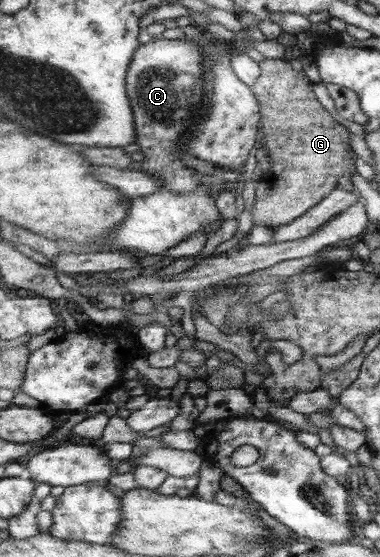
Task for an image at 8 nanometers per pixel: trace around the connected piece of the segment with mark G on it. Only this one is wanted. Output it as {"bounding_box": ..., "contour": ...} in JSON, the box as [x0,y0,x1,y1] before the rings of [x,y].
{"bounding_box":[251,58,357,228],"contour":[[[265,58],[260,62],[261,76],[257,83],[253,84],[260,102],[263,126],[262,144],[272,157],[273,166],[264,174],[264,179],[269,181],[269,190],[257,190],[257,199],[254,200],[251,209],[253,223],[270,228],[271,226],[283,226],[301,216],[305,216],[313,207],[324,201],[335,188],[339,187],[340,176],[353,176],[357,162],[351,152],[351,132],[335,120],[331,112],[325,110],[325,106],[317,100],[313,86],[315,83],[309,80],[307,74],[293,62],[282,59]]]}

